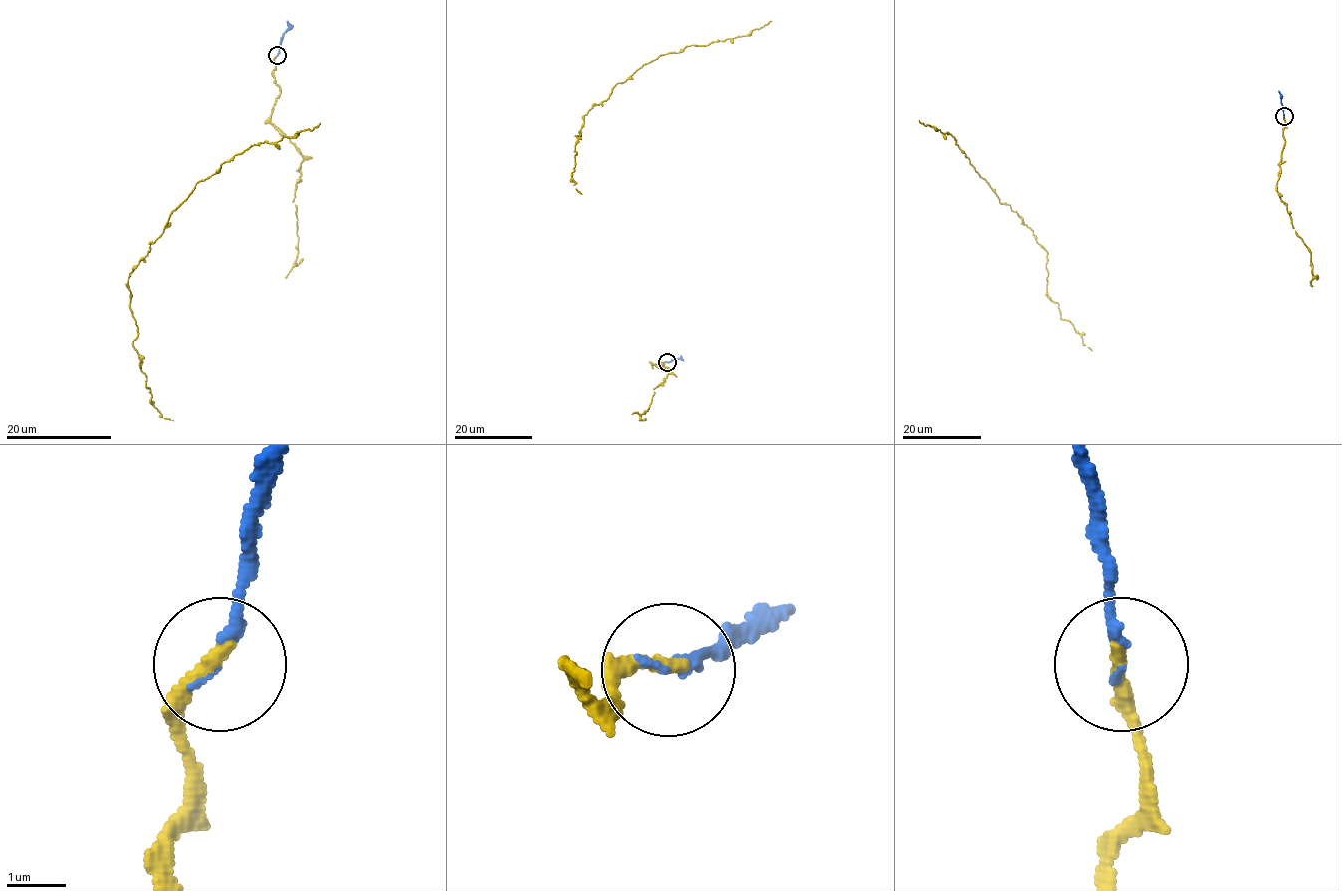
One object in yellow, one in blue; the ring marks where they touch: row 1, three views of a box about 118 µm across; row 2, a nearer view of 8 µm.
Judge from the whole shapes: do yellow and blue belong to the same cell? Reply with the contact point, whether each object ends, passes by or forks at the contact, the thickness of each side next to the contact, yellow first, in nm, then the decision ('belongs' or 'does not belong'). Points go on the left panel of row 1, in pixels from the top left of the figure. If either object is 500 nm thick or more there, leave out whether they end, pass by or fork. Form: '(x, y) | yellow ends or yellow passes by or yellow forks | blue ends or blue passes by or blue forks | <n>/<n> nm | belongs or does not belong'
(277, 55) | yellow ends | blue ends | 280/150 nm | belongs

